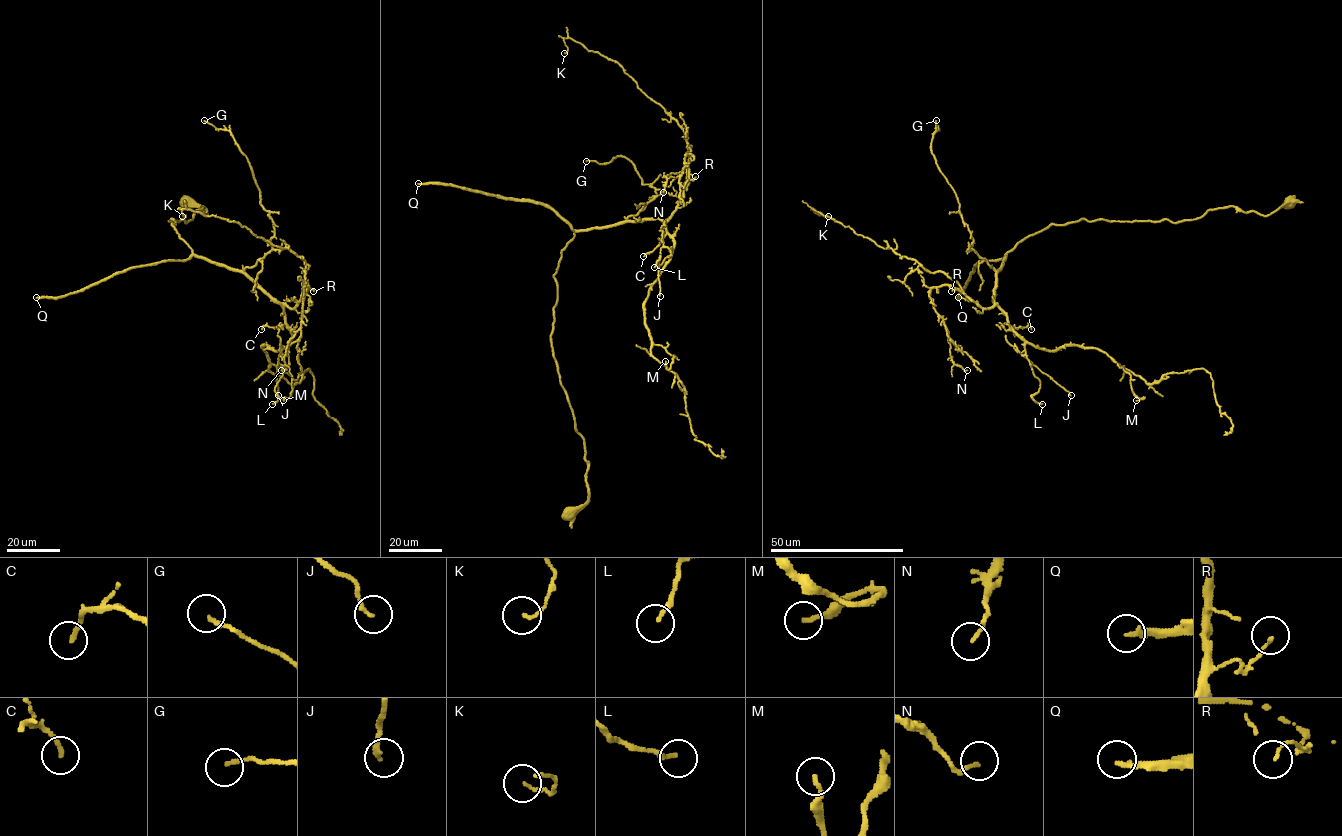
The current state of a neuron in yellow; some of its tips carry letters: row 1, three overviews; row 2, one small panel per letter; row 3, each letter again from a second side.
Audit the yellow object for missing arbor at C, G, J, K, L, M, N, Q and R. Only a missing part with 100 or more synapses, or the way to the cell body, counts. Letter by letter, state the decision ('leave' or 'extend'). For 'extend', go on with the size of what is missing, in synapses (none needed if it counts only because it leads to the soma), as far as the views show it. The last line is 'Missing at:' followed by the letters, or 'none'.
C: leave
G: leave
J: leave
K: leave
L: leave
M: leave
N: leave
Q: extend; about 900 synapses
R: leave
Missing at: Q

